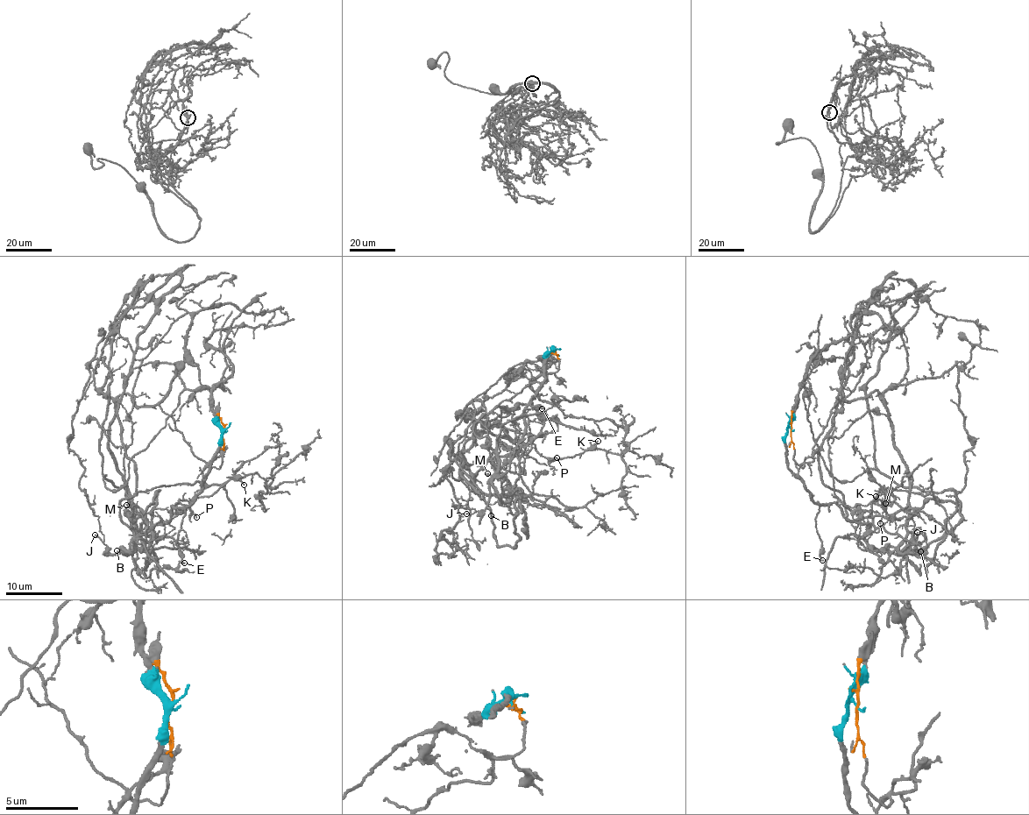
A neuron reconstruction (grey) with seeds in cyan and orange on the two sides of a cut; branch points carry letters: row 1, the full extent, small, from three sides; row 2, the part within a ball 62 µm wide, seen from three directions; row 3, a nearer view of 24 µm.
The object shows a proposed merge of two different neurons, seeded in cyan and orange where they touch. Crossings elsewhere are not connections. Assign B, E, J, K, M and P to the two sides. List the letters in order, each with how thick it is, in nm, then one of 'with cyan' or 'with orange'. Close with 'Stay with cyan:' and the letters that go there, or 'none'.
B: 110 nm | with cyan
E: 170 nm | with cyan
J: 140 nm | with cyan
K: 90 nm | with cyan
M: 110 nm | with cyan
P: 120 nm | with cyan
Stay with cyan: B, E, J, K, M, P

